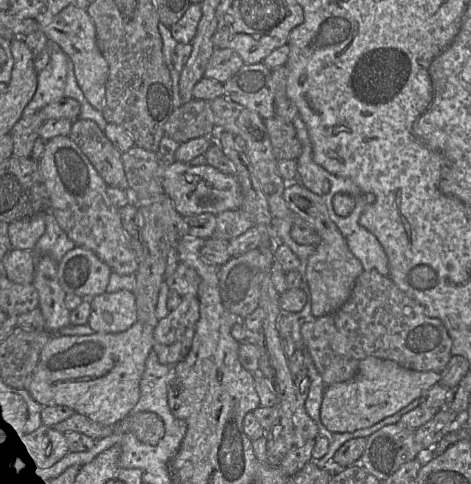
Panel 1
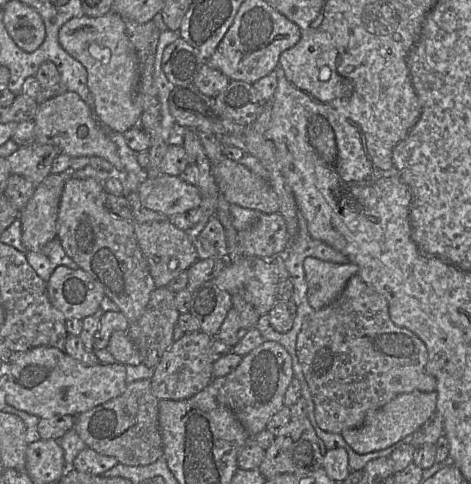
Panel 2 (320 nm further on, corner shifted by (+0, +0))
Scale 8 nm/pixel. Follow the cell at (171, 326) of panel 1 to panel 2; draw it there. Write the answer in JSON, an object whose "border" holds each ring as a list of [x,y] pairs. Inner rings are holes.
{"border":[[[203,331],[184,333],[165,351],[151,378],[151,391],[159,400],[184,400],[206,388],[213,380],[209,357],[213,337]]]}

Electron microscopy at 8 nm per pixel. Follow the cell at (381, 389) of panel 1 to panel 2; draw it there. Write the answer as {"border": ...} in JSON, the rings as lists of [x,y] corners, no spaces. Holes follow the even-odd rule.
{"border":[[[413,391],[402,393],[381,408],[371,412],[360,427],[341,432],[345,442],[358,454],[384,450],[398,443],[409,442],[409,437],[435,412],[437,392]]]}

